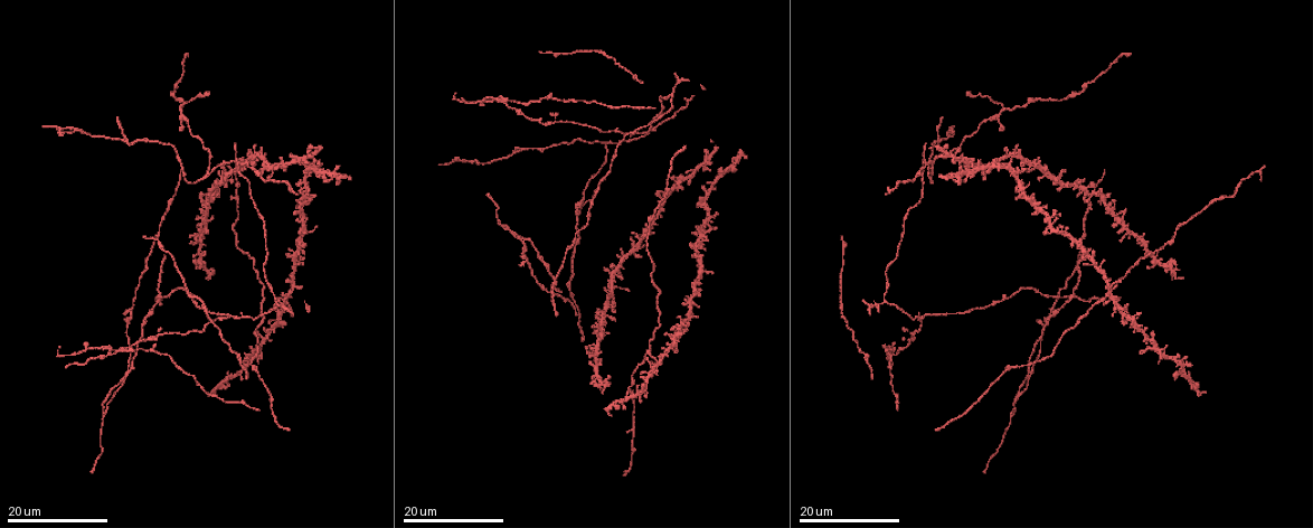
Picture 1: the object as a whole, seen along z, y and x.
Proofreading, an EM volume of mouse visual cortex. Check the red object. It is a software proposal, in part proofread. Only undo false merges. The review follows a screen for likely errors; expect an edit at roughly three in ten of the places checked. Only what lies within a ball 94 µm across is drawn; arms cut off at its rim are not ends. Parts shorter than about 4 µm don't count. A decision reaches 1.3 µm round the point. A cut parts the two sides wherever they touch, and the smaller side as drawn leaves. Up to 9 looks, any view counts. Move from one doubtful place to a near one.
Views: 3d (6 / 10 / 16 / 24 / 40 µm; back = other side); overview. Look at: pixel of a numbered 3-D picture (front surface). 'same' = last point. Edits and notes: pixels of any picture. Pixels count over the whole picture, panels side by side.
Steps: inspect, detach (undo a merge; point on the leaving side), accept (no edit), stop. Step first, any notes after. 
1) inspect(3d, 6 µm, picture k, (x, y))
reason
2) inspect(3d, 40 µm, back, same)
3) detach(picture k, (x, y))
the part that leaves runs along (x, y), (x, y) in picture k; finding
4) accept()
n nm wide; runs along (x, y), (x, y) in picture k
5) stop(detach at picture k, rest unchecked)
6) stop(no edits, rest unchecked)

inspect(3d, 24 µm, picture 1, (1069, 295))
four arms meet

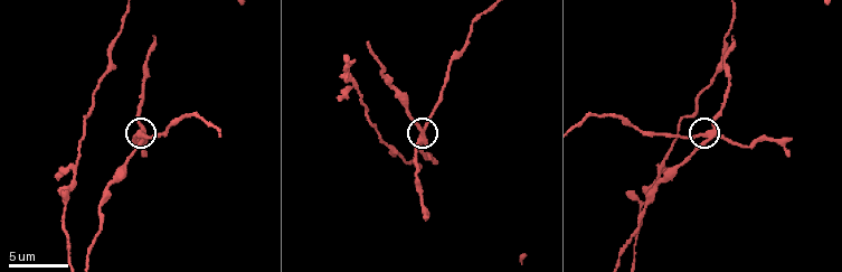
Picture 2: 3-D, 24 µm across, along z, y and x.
inspect(3d, 10 µm, picture 2, (704, 136))

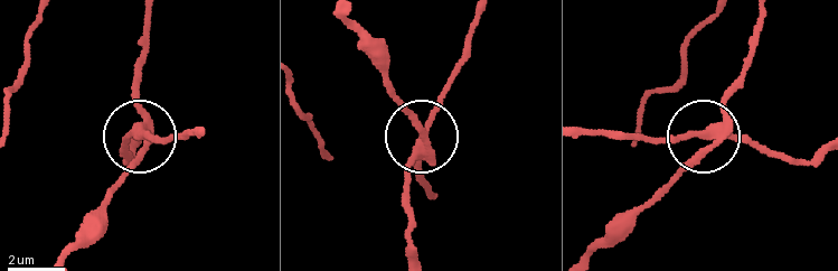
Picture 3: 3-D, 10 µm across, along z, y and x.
detach(picture 3, (134, 91))
290 nm wide; two cells meet here

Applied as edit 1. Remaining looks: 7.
inspect(3d, 16 µm, picture 1, (123, 137))
a fork

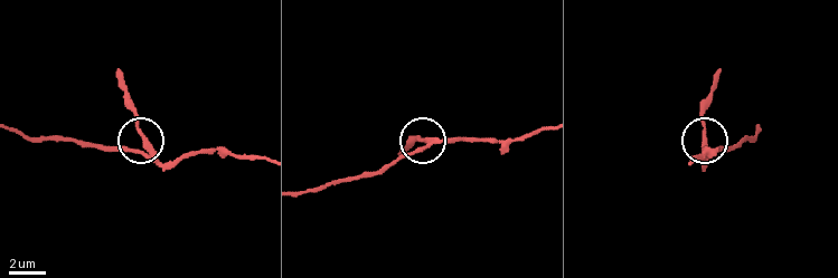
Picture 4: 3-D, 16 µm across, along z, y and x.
inspect(3d, 10 µm, picture 4, (146, 144))
closer look

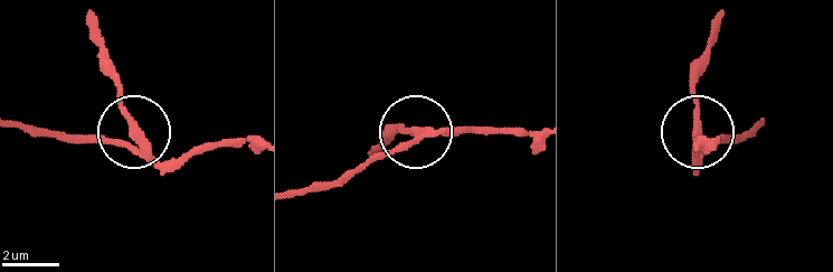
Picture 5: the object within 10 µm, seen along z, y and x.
detach(picture 5, (129, 114))
260 nm wide; the part that leaves runs along (145, 152), (90, 13) in picture 5; a second cell is stuck on

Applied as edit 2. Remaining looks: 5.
inspect(3d, 16 µm, picture 1, (930, 161))
branch point

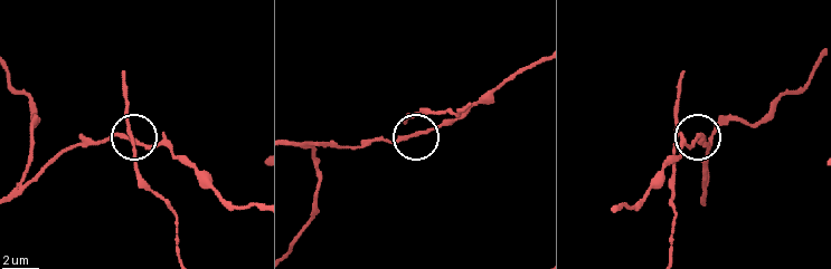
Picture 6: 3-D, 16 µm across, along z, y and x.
inspect(3d, 6 µm, picture 6, (418, 135))

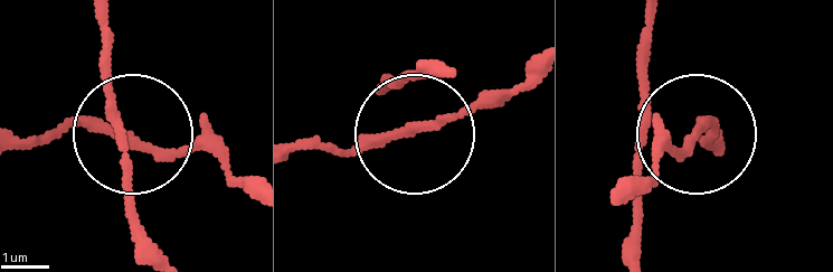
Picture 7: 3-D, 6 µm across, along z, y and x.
accept()
side arm 65 µm; 3 arms; continuous, no second cell

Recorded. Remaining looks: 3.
inspect(3d, 24 µm, picture 1, (933, 173))
branch point

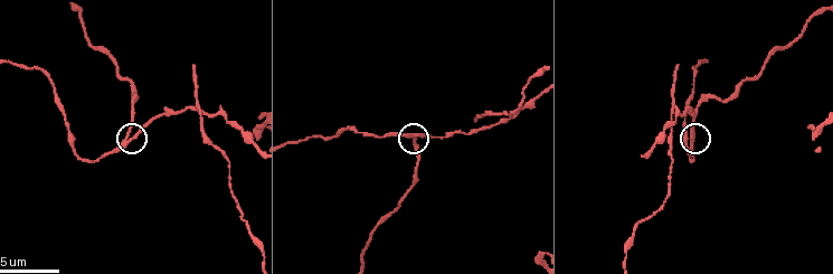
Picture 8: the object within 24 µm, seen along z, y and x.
inspect(3d, 10 µm, picture 8, (127, 139))

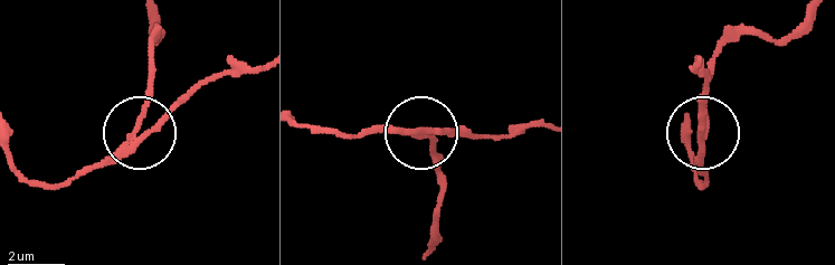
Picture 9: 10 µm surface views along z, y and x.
detach(picture 9, (141, 110))
190 nm wide; the part that leaves runs along (122, 149), (151, 78), (155, 13) in picture 9; two cells meet here

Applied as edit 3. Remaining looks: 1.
stop(detach at picture 3, detach at picture 5, detach at picture 9, rest unchecked)

